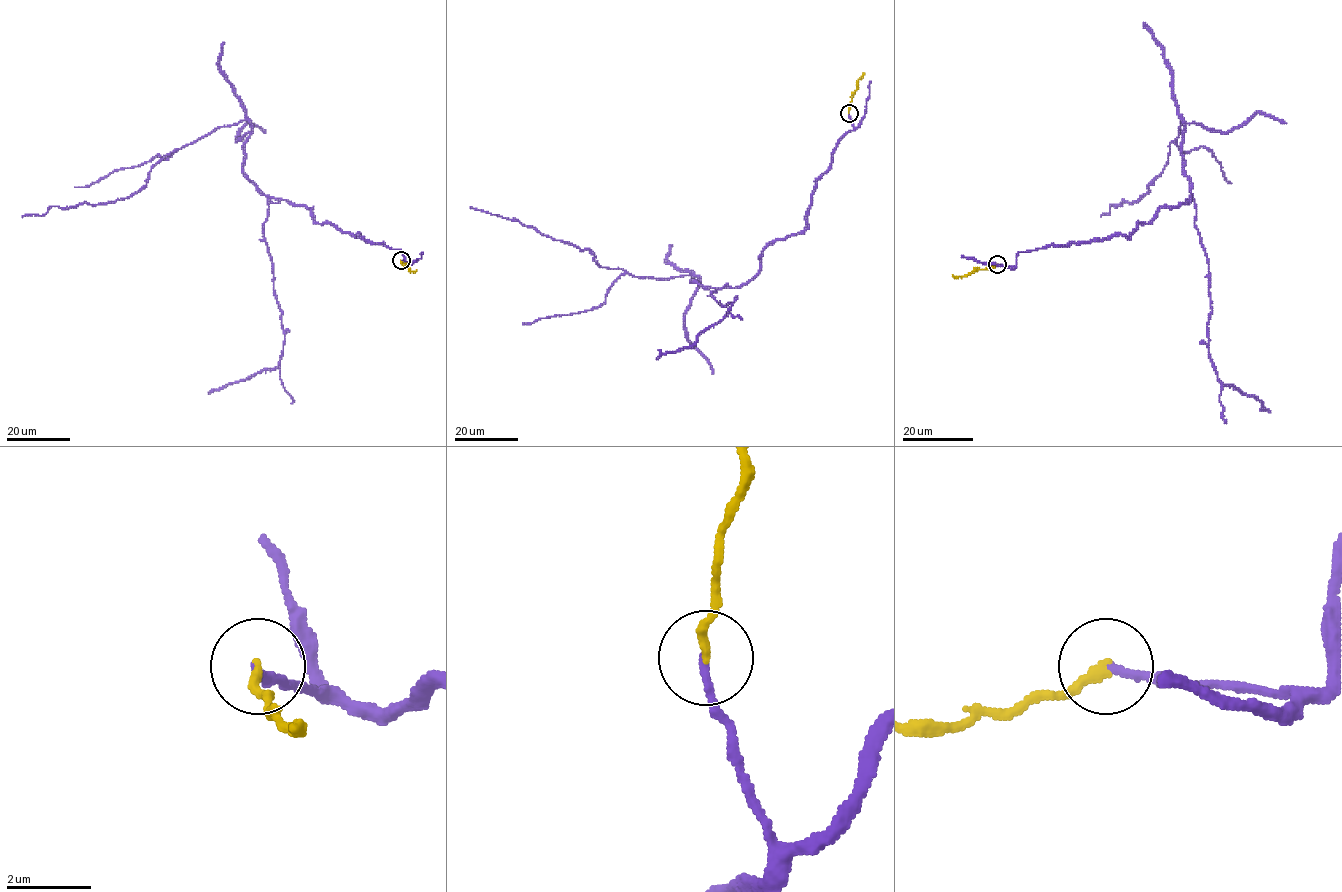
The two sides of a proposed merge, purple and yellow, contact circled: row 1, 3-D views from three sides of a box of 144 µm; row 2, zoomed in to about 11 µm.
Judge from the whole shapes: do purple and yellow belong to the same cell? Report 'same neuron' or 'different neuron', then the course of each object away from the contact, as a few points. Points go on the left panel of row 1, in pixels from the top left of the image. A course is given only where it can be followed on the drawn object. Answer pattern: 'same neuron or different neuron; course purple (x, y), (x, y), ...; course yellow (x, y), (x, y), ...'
same neuron; course purple (401, 260), (399, 249), (266, 196), (243, 171), (247, 120), (169, 152), (130, 197), (22, 217); course yellow (401, 260), (410, 271), (417, 271)

